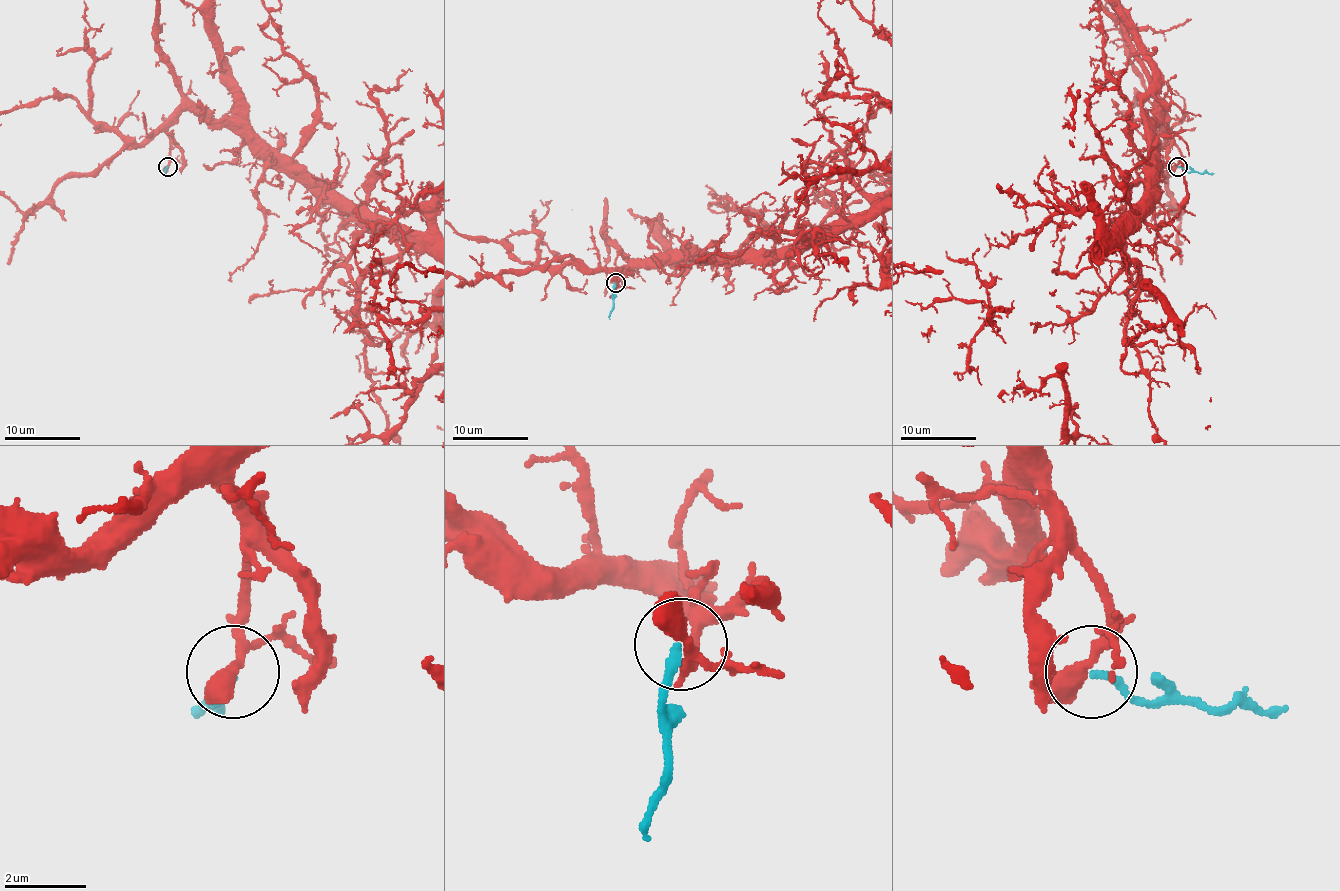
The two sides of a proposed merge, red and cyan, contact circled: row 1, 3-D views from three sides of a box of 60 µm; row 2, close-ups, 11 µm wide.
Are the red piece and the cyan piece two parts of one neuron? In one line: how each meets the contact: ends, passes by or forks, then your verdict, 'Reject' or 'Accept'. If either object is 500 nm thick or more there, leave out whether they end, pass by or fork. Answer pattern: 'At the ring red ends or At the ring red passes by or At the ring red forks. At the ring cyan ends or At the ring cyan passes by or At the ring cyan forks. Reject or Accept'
At the ring red forks. At the ring cyan ends. Accept

